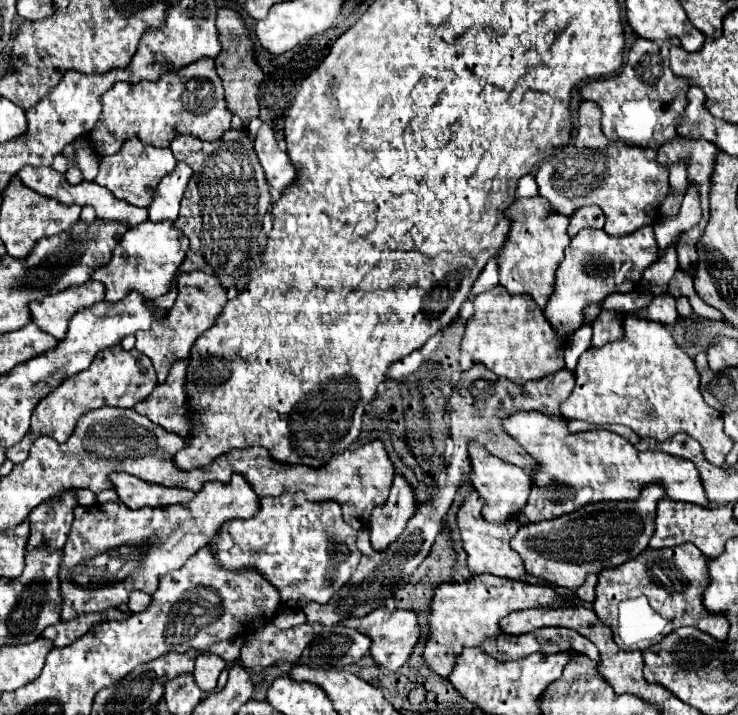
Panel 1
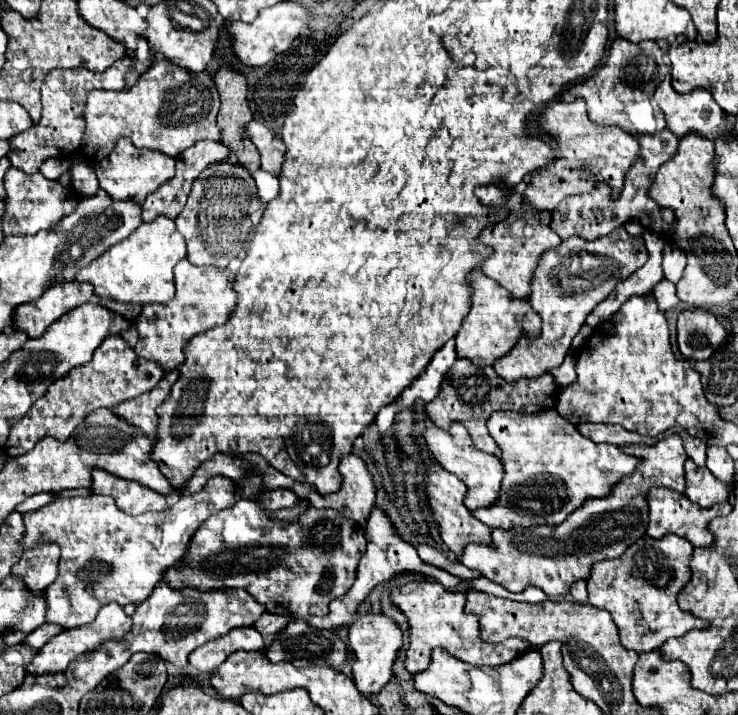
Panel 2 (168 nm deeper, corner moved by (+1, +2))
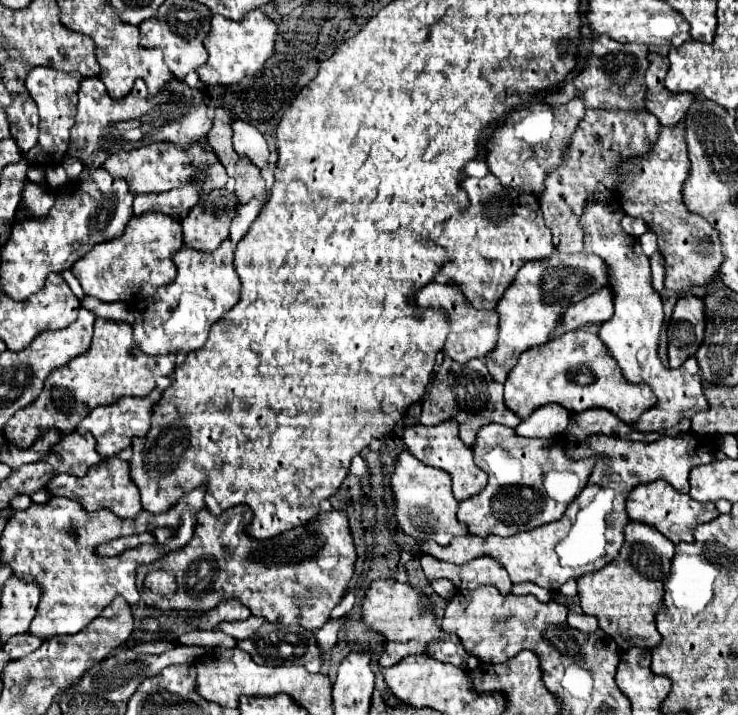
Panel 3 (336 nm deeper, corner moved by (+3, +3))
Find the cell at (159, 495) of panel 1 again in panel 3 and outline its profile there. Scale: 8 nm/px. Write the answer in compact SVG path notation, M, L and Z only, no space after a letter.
M109 457L109 459L101 461L99 465L93 465L89 469L87 477L83 477L83 479L77 479L73 475L65 475L65 473L55 475L47 483L47 493L51 497L77 499L77 503L81 503L81 507L85 507L89 513L93 513L97 509L109 509L117 517L133 517L133 515L141 513L139 491L133 485L133 481L129 479L129 463L119 457Z

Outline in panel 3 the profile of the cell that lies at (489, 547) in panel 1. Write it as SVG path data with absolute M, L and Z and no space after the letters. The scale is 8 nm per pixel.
M409 451L397 455L395 471L391 475L391 491L395 499L397 527L415 539L433 539L447 545L453 537L467 535L467 527L457 523L457 501L451 491L451 475L419 463Z

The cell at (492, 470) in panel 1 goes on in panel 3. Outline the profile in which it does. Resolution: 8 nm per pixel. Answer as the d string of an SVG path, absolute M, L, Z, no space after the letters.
M453 419L443 421L441 425L435 427L425 427L425 425L413 425L405 429L405 445L407 449L425 465L435 467L435 469L443 469L451 475L453 479L453 495L457 501L463 501L471 495L477 495L477 491L481 491L487 483L485 473L473 463L473 451L471 447L467 447L465 443L461 443L459 439L459 429L457 423Z

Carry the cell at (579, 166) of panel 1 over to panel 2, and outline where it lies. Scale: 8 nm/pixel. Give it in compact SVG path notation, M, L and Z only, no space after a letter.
M577 98L575 102L547 104L541 118L541 128L551 132L557 140L557 156L549 166L533 174L533 180L525 190L525 202L533 210L553 212L567 196L591 192L599 184L609 184L611 198L619 198L625 184L625 174L641 154L641 146L635 136L627 136L627 132L615 126L605 128L591 124L583 98Z

